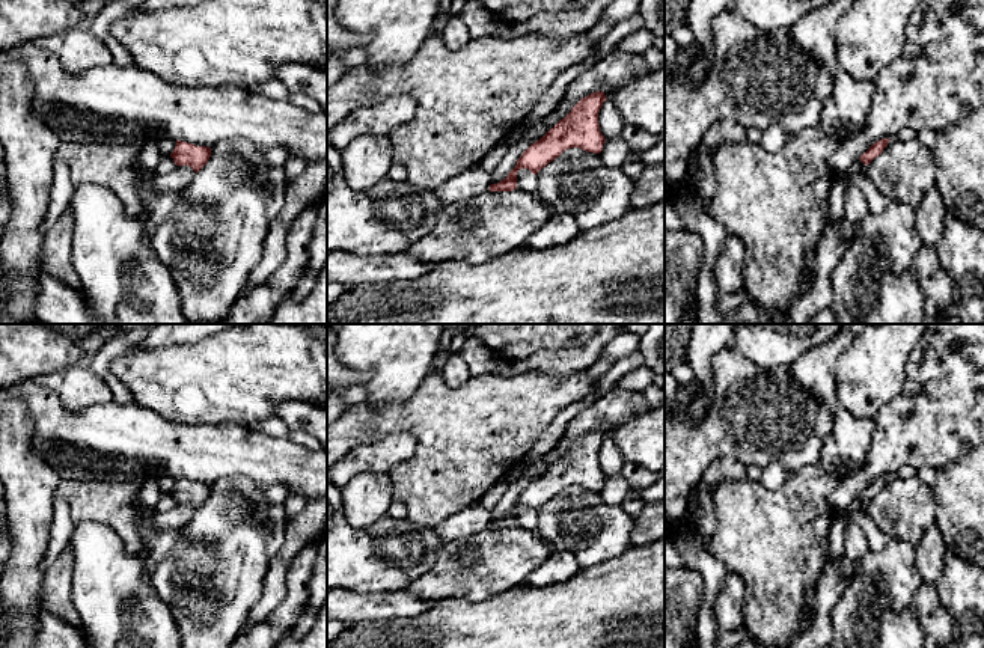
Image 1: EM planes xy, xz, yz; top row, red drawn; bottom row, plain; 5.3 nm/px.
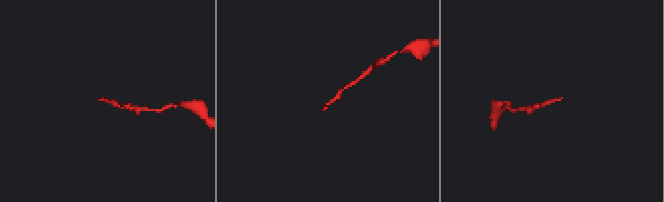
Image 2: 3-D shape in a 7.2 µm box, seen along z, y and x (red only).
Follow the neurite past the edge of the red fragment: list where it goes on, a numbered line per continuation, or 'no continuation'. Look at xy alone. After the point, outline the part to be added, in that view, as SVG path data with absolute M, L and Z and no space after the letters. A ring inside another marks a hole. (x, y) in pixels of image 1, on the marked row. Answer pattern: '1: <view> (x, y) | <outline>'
no continuation

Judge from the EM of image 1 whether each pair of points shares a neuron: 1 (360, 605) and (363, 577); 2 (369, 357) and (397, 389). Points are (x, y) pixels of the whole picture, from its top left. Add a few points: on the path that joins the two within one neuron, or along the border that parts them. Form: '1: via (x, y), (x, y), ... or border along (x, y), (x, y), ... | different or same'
1: border along (342, 588), (351, 591), (397, 591) | different
2: via (377, 365), (392, 382) | same

